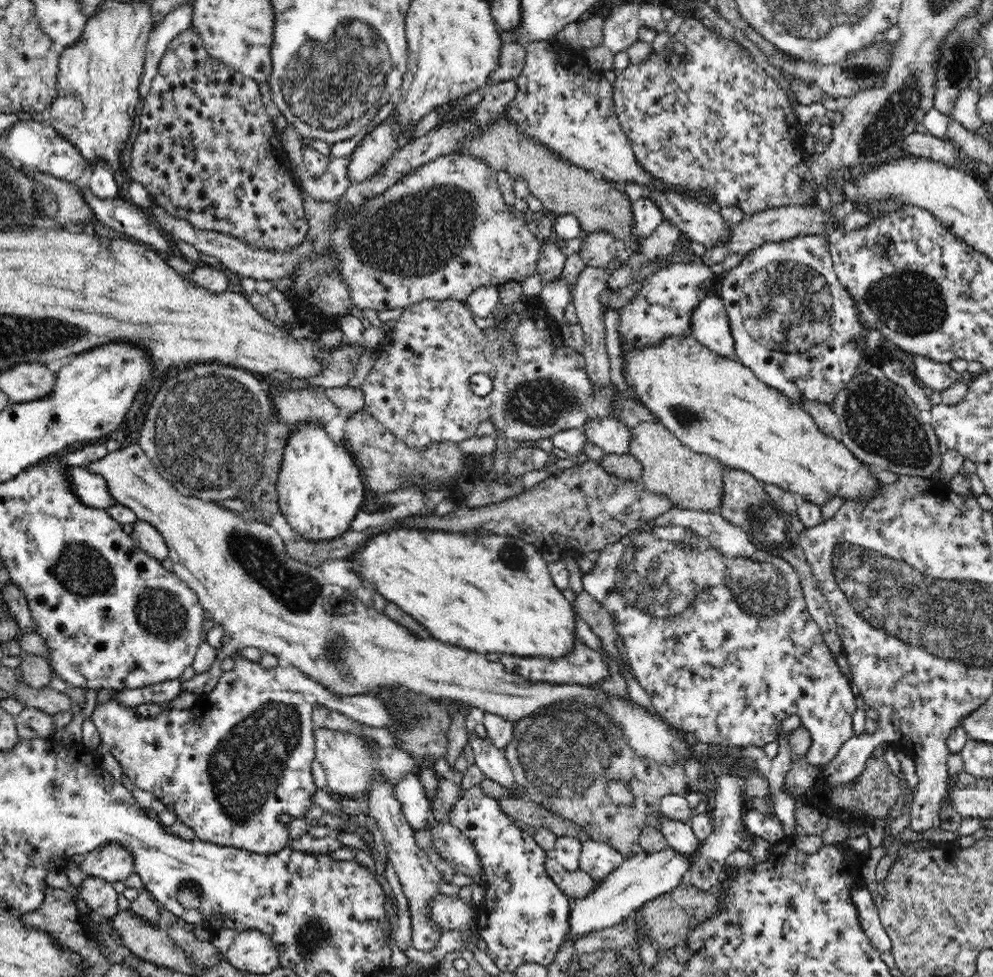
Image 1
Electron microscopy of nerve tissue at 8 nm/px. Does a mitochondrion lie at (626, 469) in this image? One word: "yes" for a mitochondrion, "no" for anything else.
no

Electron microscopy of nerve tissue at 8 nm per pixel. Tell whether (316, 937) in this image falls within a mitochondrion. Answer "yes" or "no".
yes

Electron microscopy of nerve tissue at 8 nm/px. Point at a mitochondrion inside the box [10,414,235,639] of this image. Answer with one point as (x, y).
(80, 568)

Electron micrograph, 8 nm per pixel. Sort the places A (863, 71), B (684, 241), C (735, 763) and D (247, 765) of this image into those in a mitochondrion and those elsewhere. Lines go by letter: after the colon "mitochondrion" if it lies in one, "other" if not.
A: mitochondrion
B: other
C: other
D: mitochondrion

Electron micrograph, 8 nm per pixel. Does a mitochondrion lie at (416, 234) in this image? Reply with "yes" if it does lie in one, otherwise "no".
yes

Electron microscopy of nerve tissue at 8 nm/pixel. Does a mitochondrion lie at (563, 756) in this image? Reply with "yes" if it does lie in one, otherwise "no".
yes

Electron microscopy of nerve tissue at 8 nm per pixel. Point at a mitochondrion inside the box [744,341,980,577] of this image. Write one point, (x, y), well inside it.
(878, 420)

